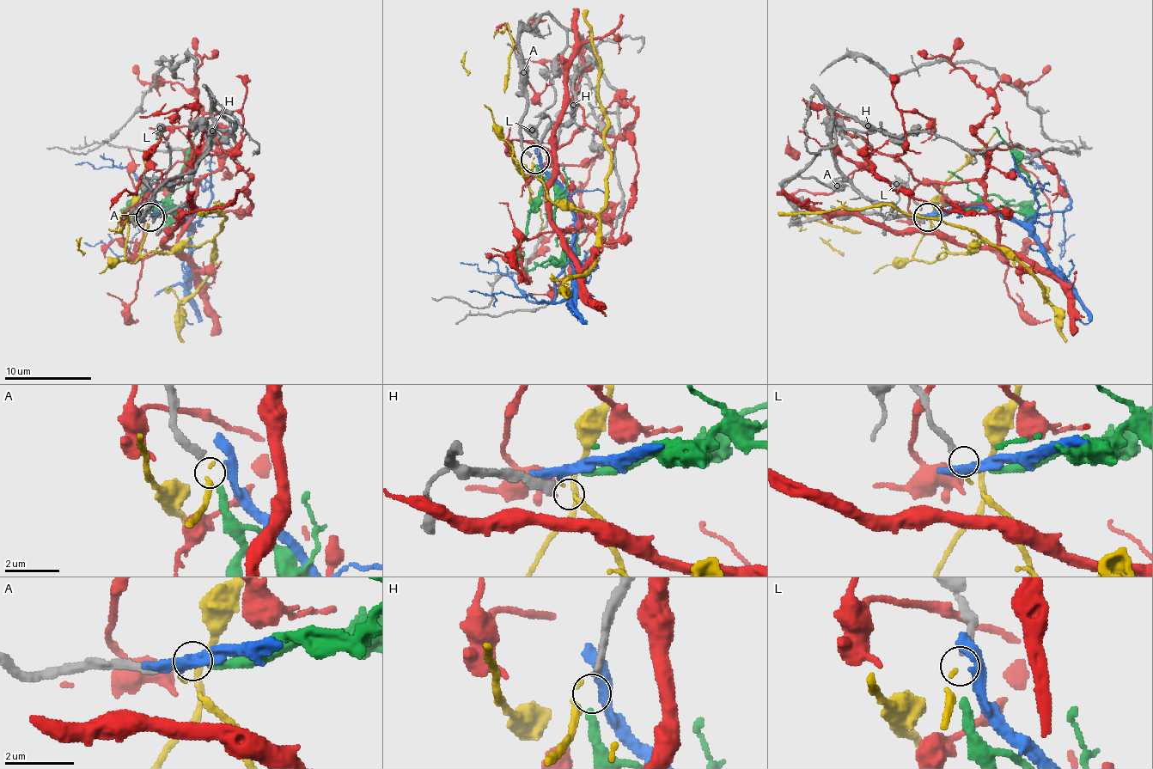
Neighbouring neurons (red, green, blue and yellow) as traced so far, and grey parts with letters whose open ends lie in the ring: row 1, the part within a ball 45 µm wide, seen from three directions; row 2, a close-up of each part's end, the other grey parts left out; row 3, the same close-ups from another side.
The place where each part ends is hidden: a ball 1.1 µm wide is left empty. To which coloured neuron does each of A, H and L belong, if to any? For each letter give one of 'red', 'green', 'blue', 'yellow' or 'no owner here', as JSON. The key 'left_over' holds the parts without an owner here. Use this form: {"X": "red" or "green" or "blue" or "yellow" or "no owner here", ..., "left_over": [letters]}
{"A": "green", "H": "no owner here", "L": "yellow", "left_over": ["H"]}

